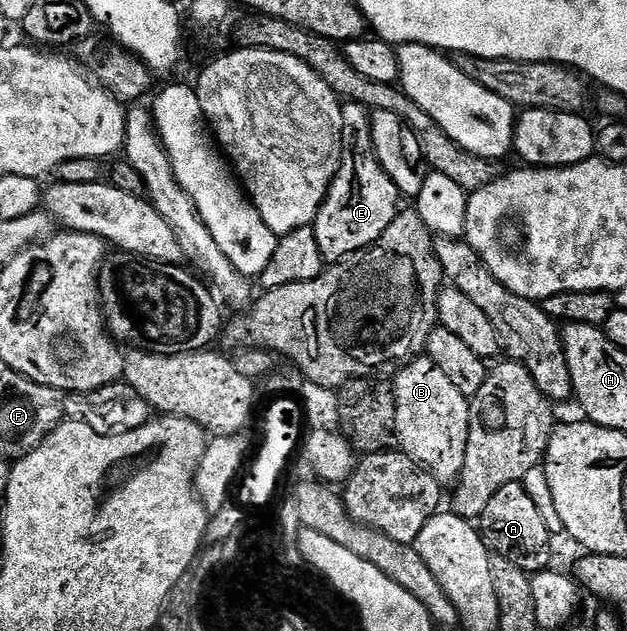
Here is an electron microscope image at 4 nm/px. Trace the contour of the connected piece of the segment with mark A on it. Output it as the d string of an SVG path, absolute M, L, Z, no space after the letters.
M522 482L505 484L505 488L495 493L483 515L477 519L477 529L482 534L488 550L509 560L509 564L517 564L517 568L526 570L530 575L544 571L552 565L550 562L553 535L541 517L537 504L533 504L533 496L529 496Z

